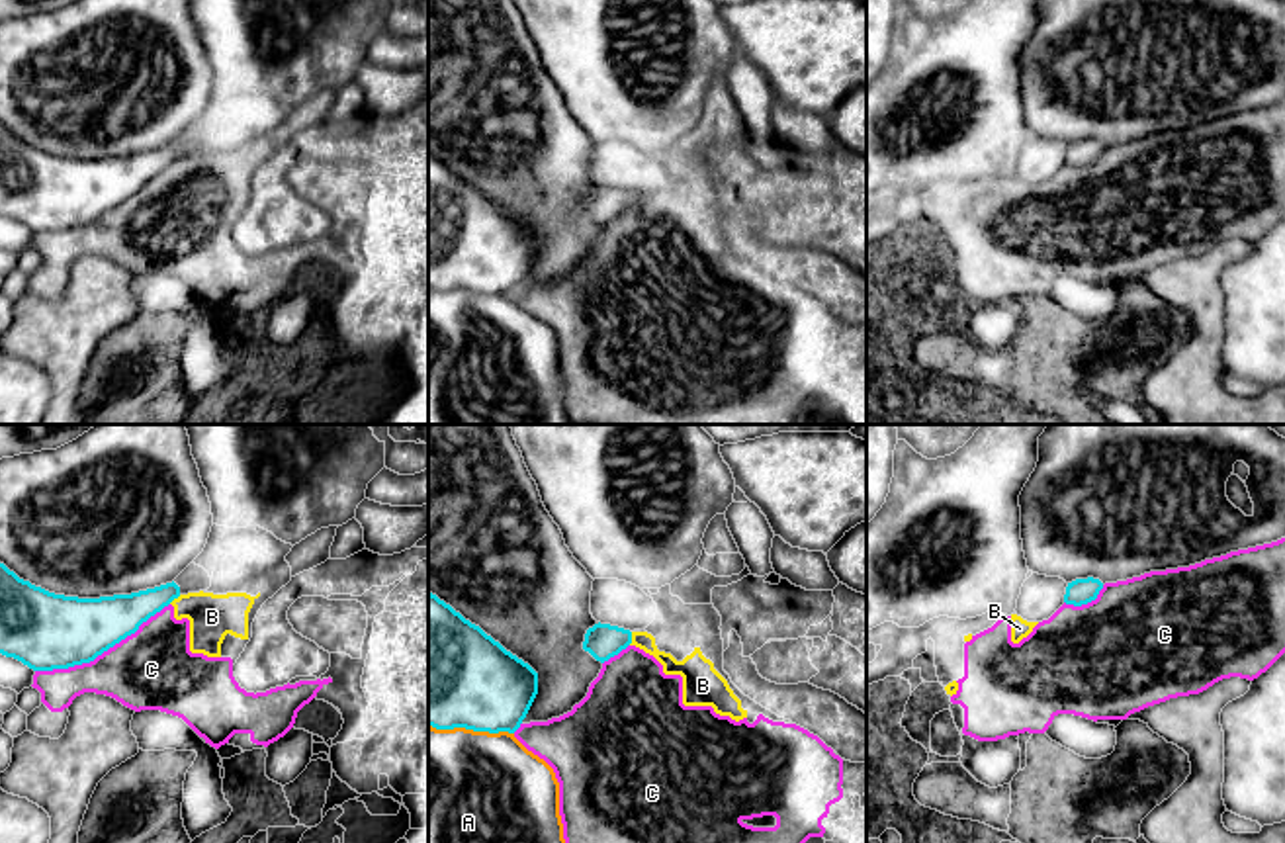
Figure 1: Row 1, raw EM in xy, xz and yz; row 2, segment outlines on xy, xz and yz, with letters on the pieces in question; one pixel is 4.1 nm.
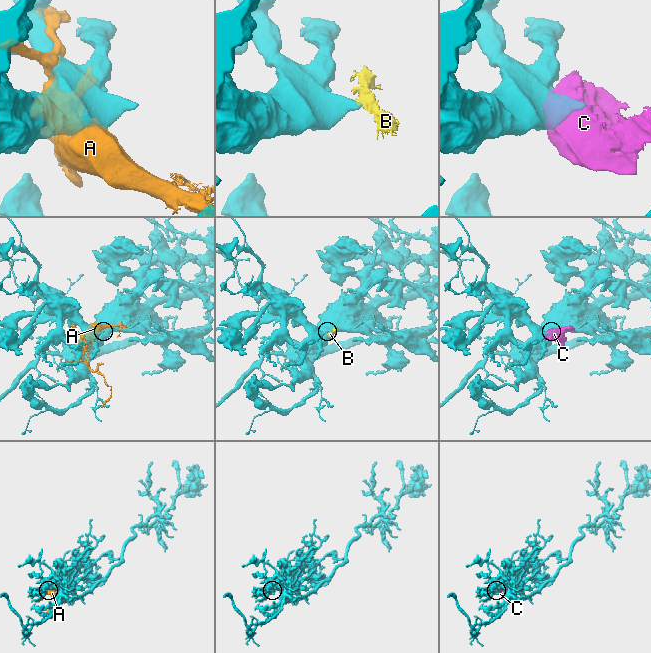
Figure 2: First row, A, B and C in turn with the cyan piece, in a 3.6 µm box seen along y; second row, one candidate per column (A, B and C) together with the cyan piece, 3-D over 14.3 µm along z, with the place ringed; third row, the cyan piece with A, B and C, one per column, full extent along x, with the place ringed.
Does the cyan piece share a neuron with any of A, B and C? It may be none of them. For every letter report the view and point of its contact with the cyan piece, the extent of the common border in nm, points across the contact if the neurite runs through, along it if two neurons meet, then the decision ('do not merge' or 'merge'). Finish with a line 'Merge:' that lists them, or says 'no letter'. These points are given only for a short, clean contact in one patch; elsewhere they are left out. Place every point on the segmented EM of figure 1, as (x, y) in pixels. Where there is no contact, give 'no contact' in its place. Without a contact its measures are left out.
A: xz (472, 728) | 360 nm | do not merge
B: xz (630, 638) | 60 nm | along xz (632, 632), (628, 644) | do not merge
C: xy (102, 652) | 600 nm | do not merge
Merge: no letter

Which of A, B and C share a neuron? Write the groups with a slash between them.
A / B C

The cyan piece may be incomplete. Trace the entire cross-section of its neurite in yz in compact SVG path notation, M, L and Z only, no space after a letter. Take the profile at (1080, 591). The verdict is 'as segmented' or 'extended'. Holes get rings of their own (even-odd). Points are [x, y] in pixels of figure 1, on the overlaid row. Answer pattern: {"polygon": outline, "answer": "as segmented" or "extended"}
{"polygon": "M1087 577L1087 579L1076 579L1068 583L1064 602L1082 606L1097 599L1099 591L1103 589L1103 583L1099 579Z", "answer": "as segmented"}

